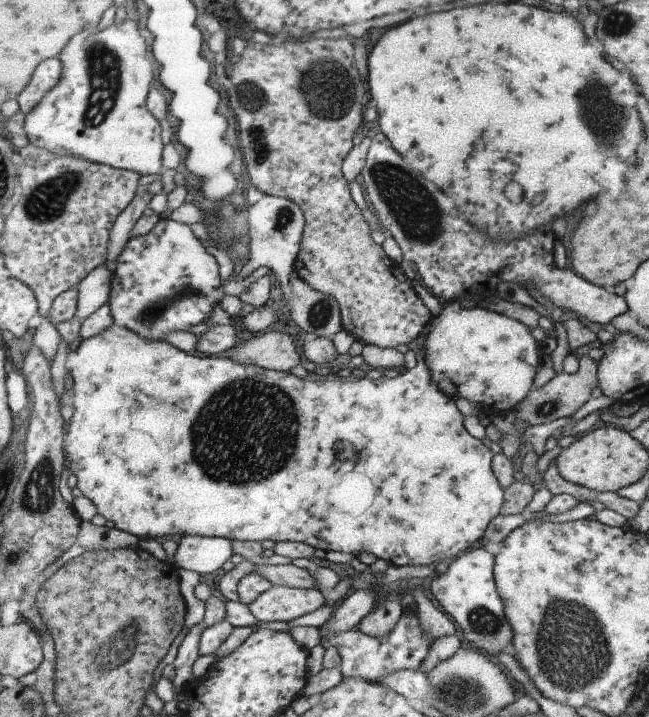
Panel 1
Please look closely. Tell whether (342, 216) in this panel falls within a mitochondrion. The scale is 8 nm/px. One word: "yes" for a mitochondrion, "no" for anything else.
no

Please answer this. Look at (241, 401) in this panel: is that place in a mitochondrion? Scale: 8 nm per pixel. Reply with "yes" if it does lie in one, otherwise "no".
yes

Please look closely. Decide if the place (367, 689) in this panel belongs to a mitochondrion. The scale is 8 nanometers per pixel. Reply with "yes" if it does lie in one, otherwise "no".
no

